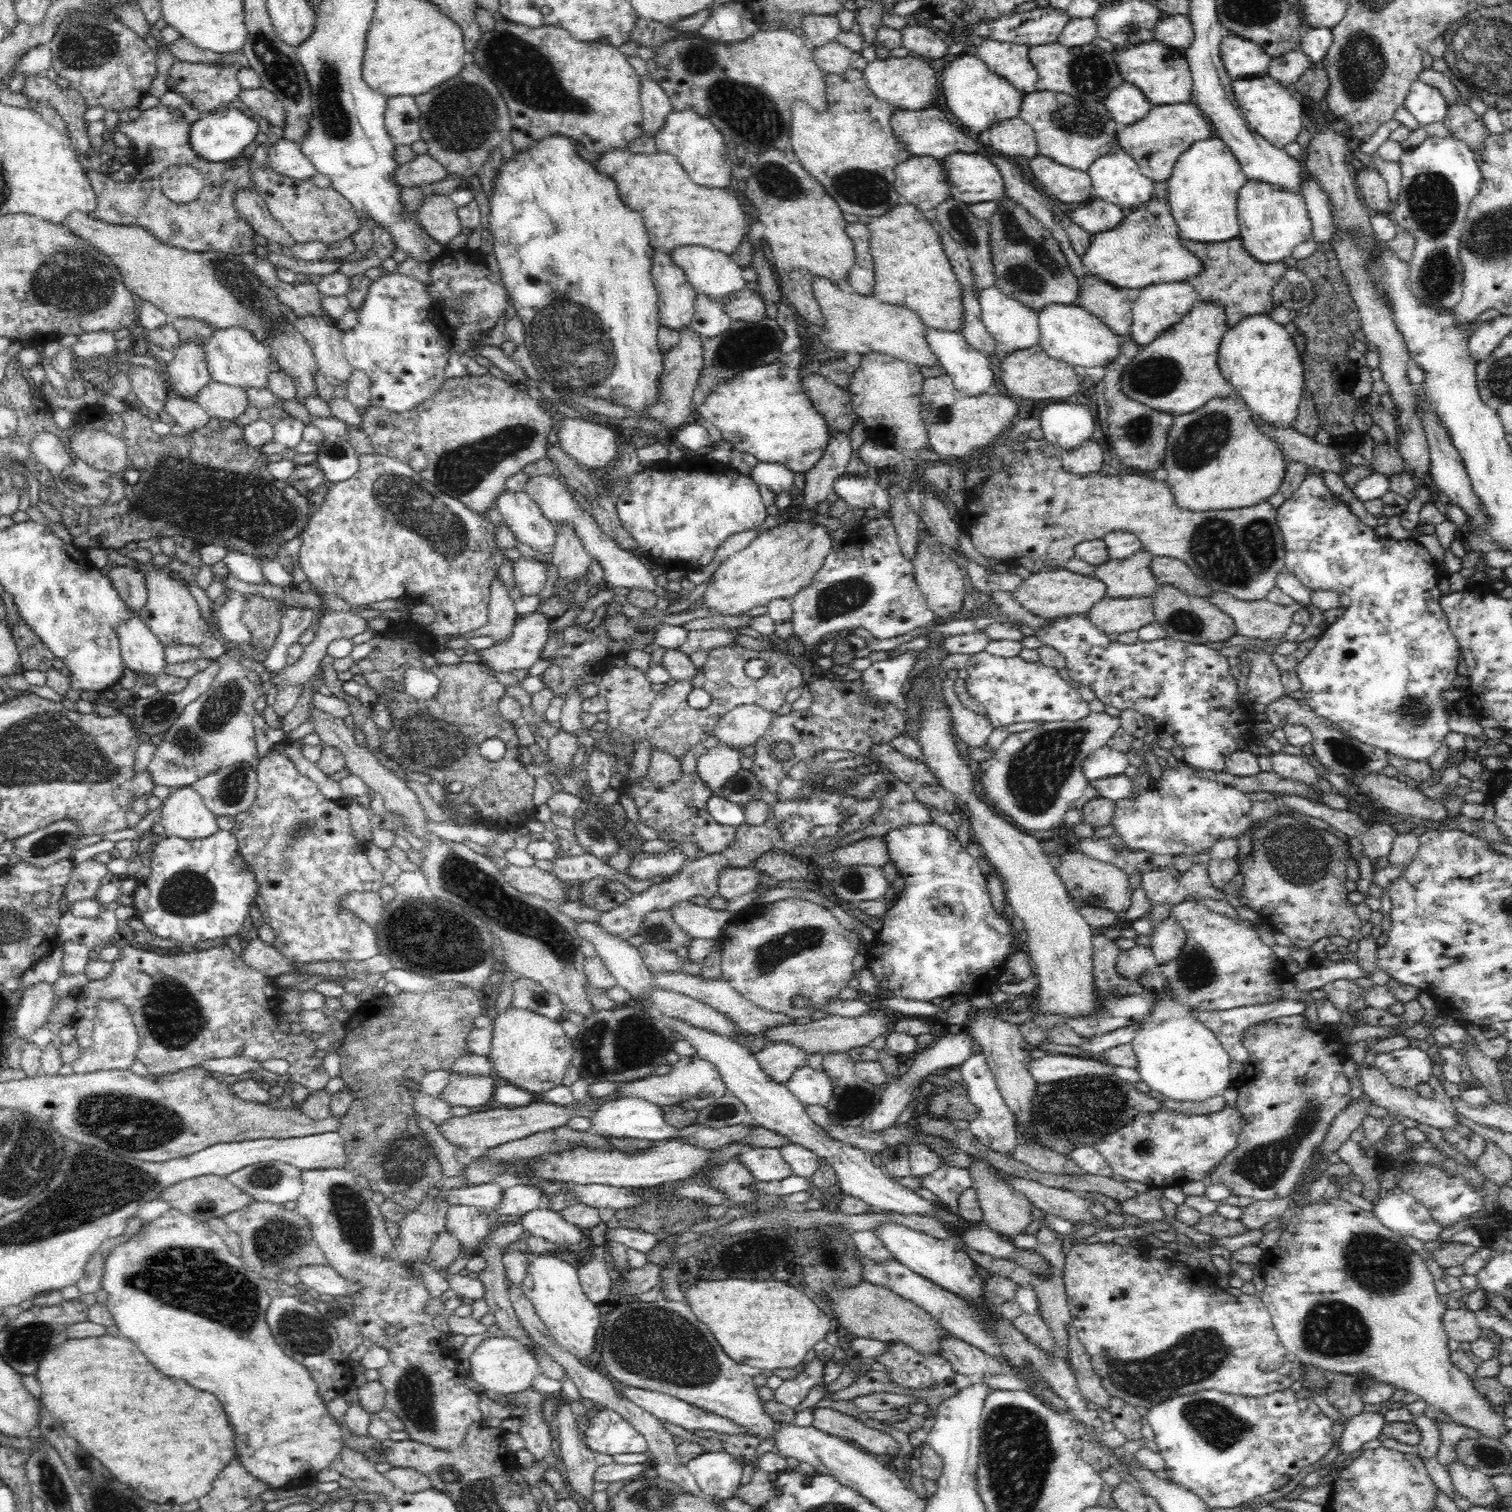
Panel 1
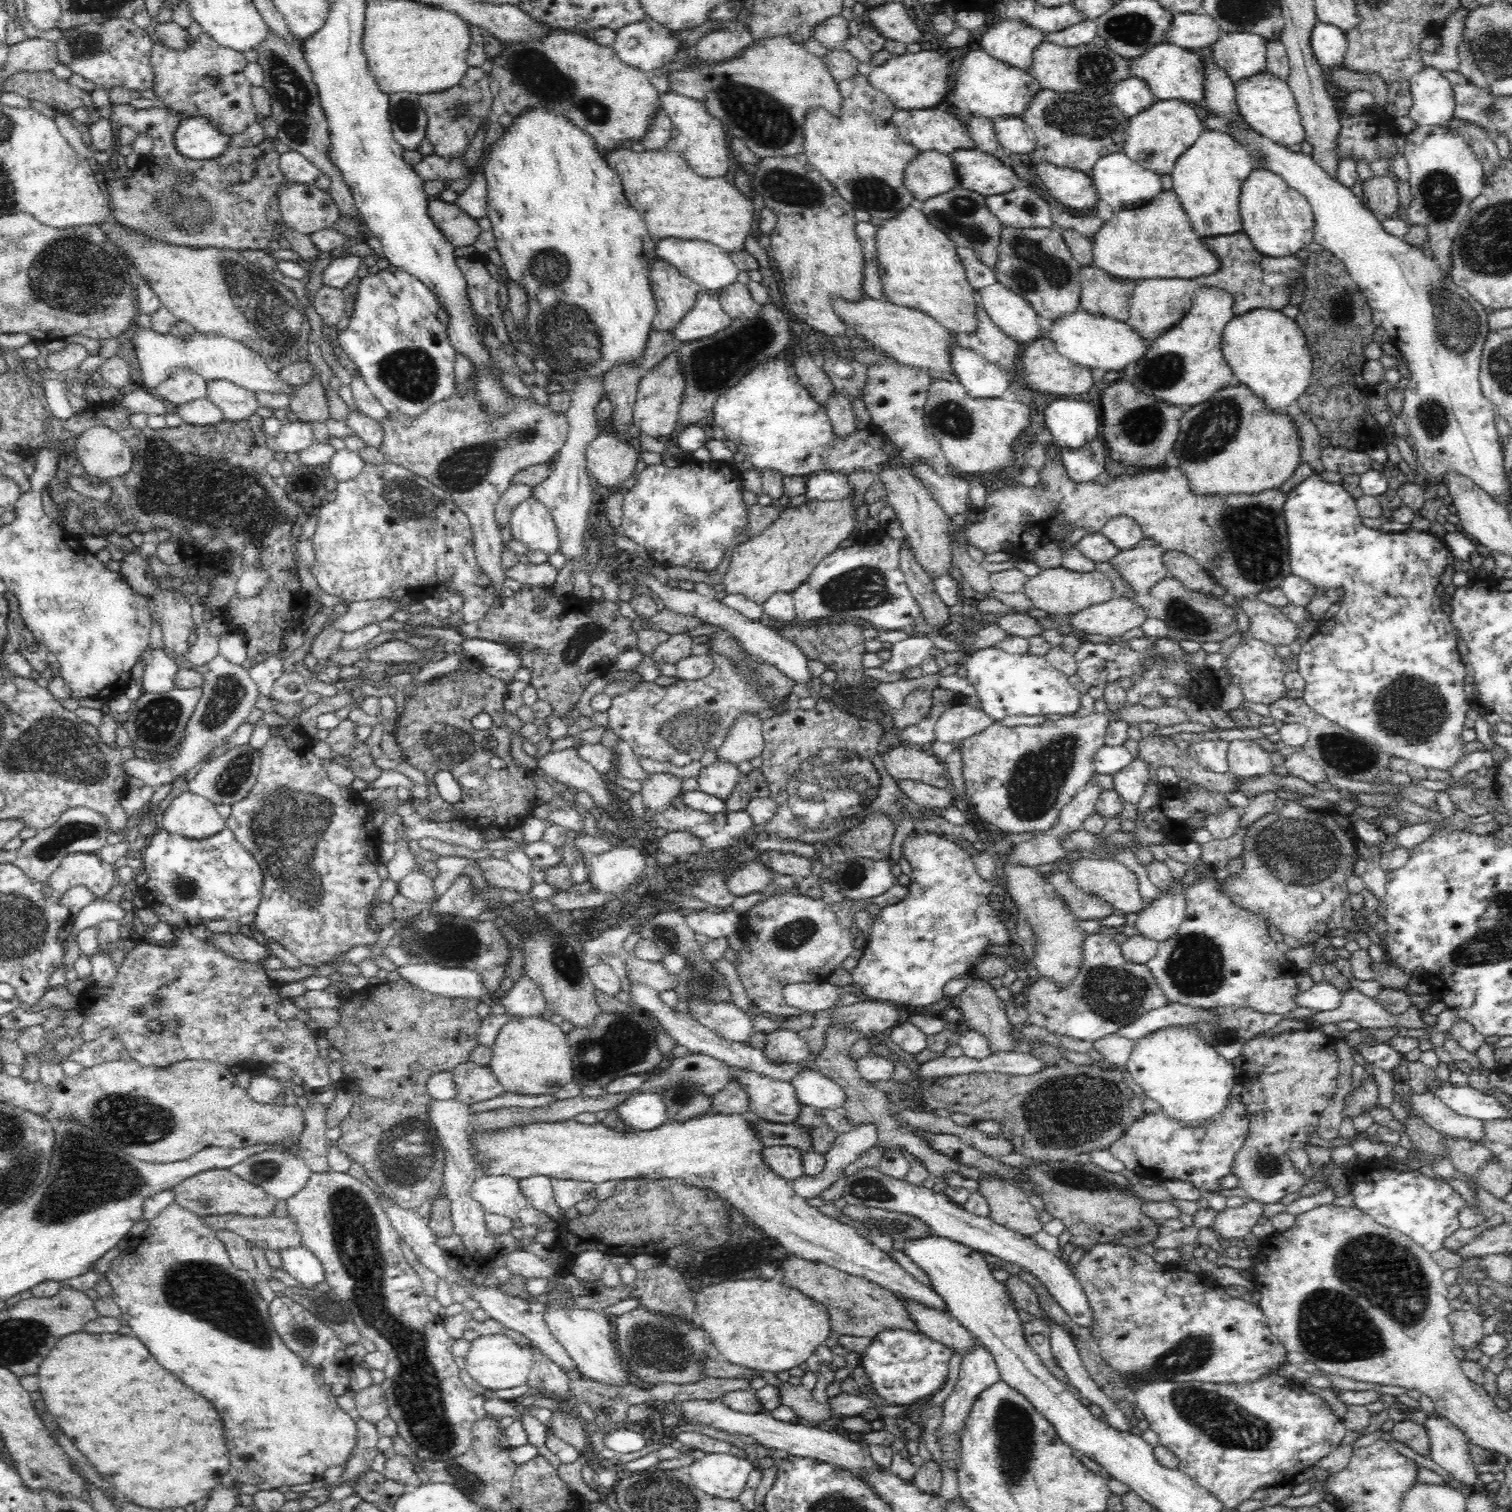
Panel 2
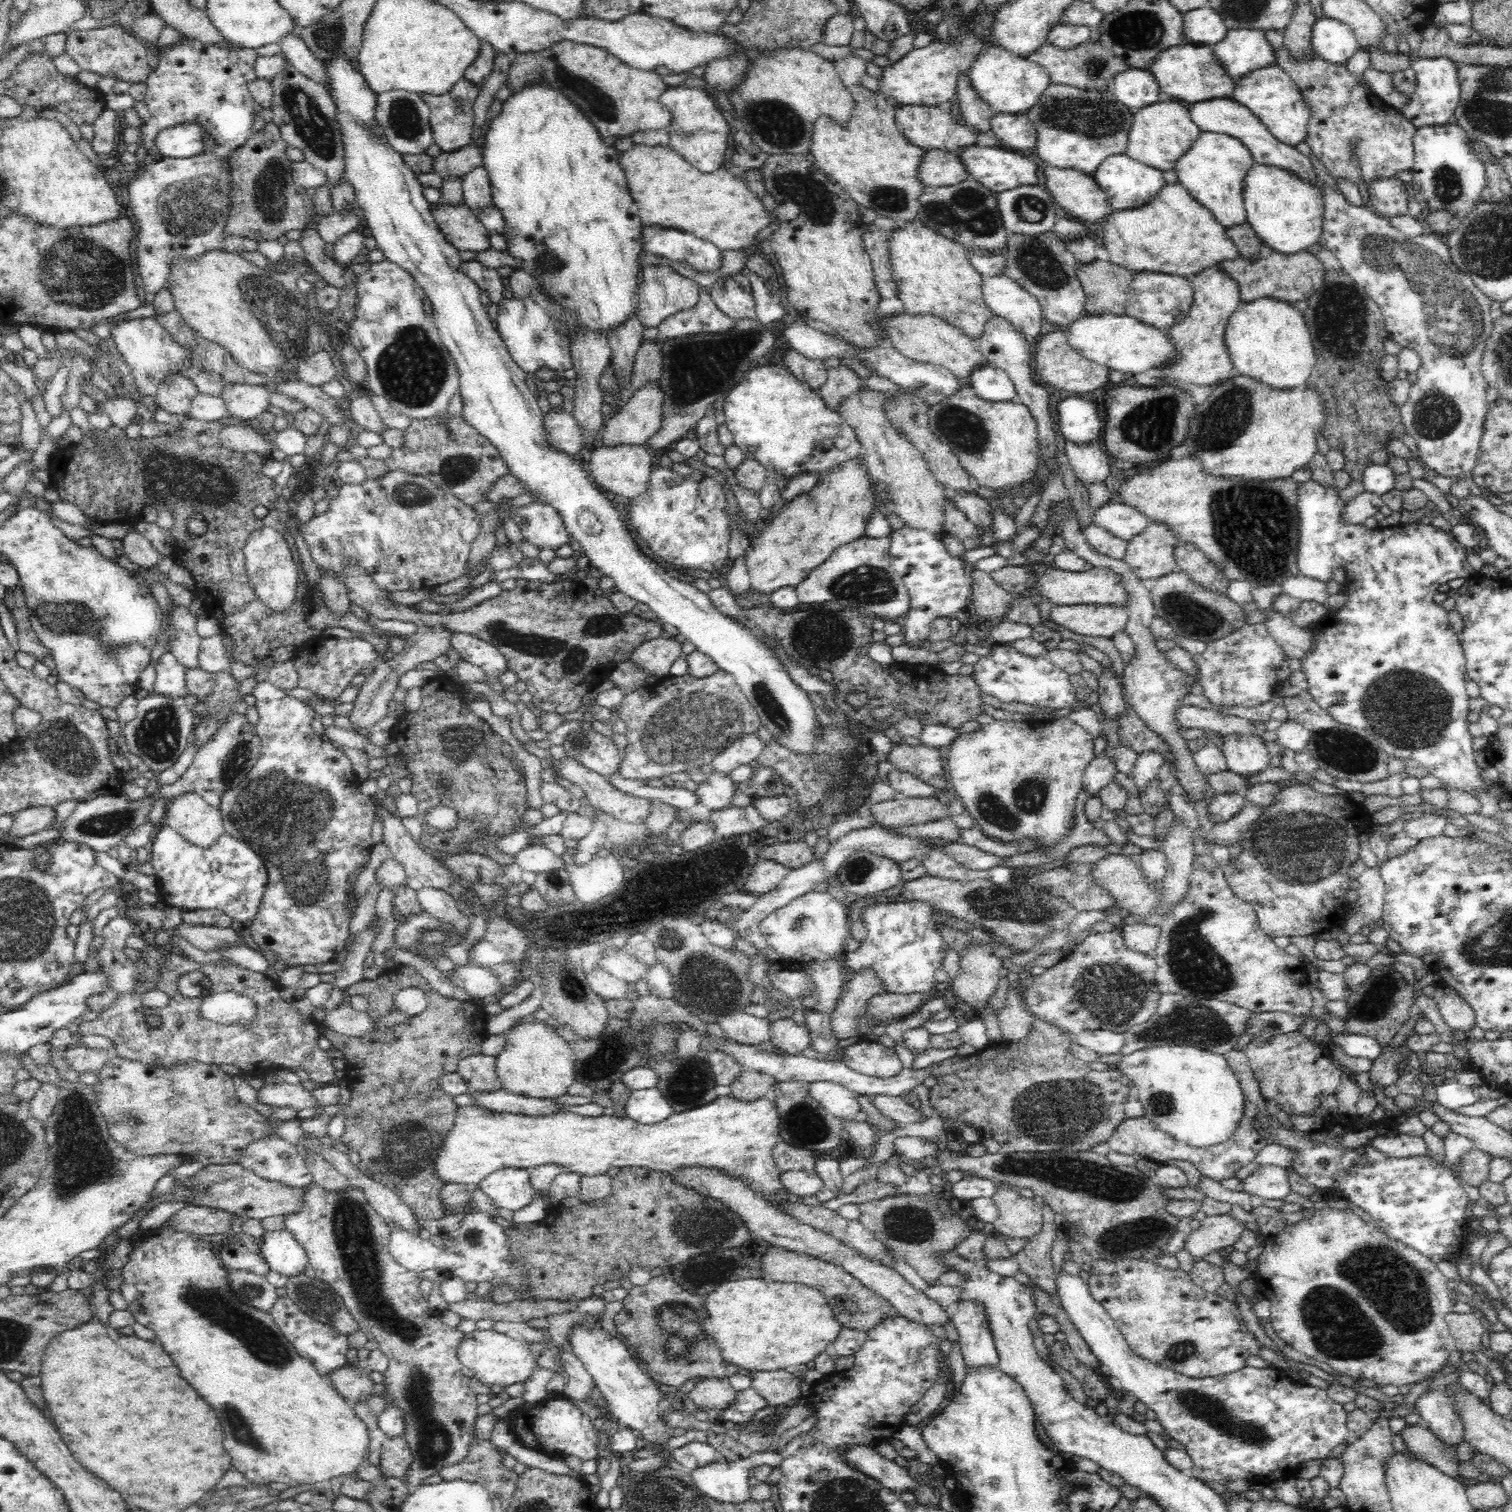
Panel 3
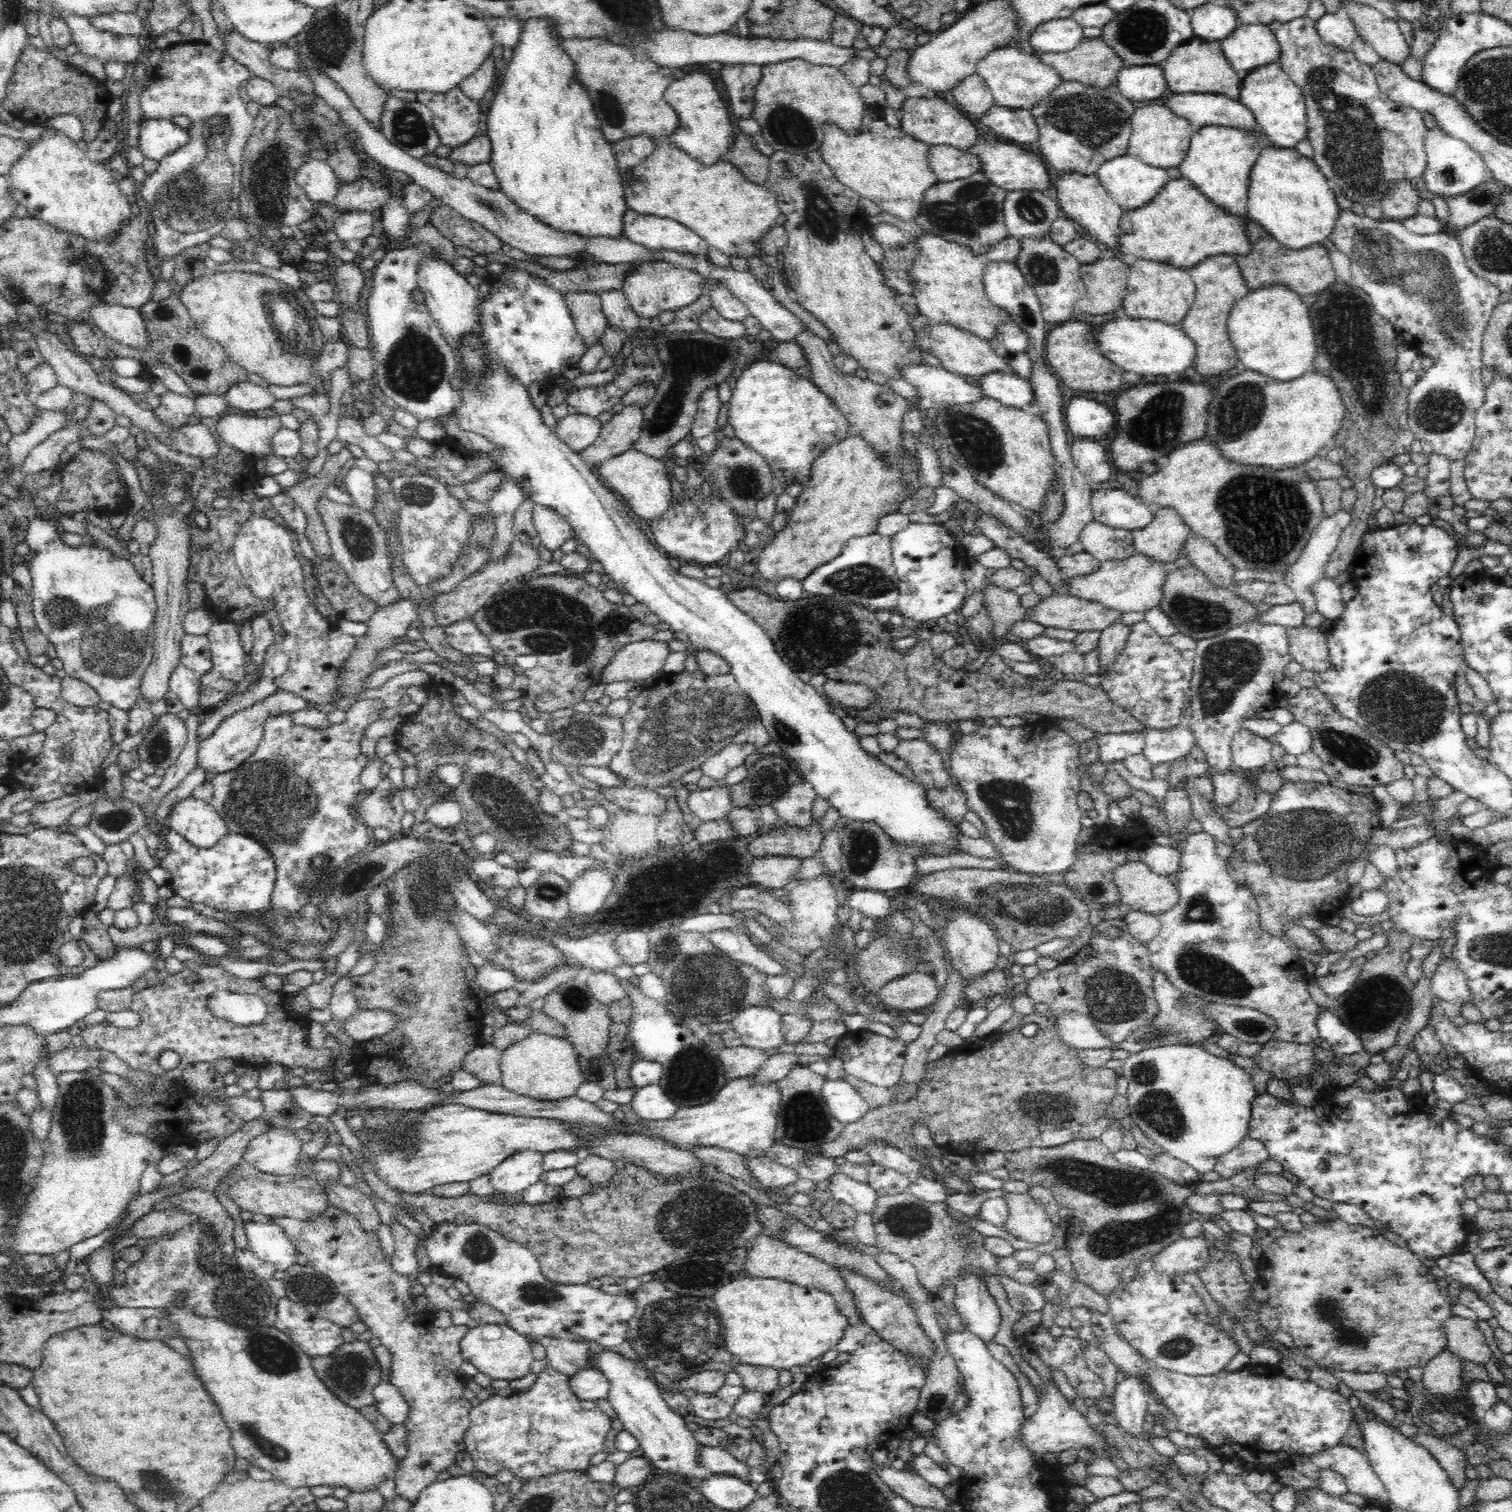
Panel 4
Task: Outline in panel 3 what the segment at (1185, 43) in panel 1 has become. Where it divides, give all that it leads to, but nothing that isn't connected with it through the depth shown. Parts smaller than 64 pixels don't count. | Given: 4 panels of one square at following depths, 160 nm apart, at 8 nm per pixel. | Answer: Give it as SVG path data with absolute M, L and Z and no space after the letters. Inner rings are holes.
M1206 6L1182 14L1184 19L1184 42L1197 45L1215 45L1229 28L1214 9Z

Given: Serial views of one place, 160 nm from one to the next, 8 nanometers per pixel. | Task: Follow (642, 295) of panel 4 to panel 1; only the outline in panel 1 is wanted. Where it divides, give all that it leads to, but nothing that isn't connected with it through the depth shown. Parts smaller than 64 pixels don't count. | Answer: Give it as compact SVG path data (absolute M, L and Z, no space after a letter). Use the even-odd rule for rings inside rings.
M656 250L651 275L658 293L660 325L678 331L689 327L698 294L686 274L676 266L670 254Z

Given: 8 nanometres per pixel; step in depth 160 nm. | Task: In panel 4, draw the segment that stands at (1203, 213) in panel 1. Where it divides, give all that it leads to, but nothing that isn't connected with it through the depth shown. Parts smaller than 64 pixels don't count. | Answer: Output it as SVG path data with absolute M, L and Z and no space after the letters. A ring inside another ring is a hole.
M1222 125L1203 126L1192 135L1188 152L1178 168L1181 175L1188 179L1197 190L1200 190L1210 202L1220 206L1225 213L1244 218L1248 214L1249 174L1262 149L1256 135L1250 131Z

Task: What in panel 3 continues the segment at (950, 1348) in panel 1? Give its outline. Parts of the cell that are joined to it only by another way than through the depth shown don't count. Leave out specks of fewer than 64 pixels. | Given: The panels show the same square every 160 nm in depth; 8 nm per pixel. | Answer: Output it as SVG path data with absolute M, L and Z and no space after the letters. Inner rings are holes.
M712 1169L676 1170L676 1174L672 1176L676 1179L676 1183L700 1192L703 1197L720 1200L732 1215L738 1214L738 1217L746 1224L753 1237L760 1238L770 1245L782 1247L798 1254L808 1254L814 1258L841 1266L848 1271L848 1274L859 1279L869 1290L884 1298L888 1305L892 1305L896 1309L898 1315L922 1323L935 1332L943 1332L943 1325L950 1319L946 1309L930 1300L926 1294L913 1288L910 1282L907 1282L896 1269L868 1259L868 1257L865 1257L855 1248L844 1244L838 1238L834 1238L830 1234L808 1224L800 1223L789 1213L781 1213L781 1210L777 1210L776 1206L770 1206L764 1198L761 1198L760 1194L753 1193L740 1178L730 1178L728 1174L714 1172Z

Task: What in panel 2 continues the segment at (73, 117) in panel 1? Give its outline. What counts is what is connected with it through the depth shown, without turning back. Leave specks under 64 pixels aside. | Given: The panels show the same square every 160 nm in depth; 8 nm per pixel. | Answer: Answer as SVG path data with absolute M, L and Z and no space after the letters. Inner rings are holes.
M21 70L16 74L13 74L3 85L2 92L15 92L16 94L20 94L20 96L24 96L30 101L36 100L40 102L44 102L52 107L54 107L58 113L64 113L66 115L71 114L72 110L76 110L76 108L84 107L89 111L90 122L88 124L82 123L78 124L77 128L81 133L81 137L83 141L90 147L92 144L92 137L90 134L90 127L100 118L98 115L98 109L94 107L92 103L92 99L90 96L90 91L84 91L78 87L74 87L66 81L66 79L61 80L58 79L52 71L36 71L36 72L28 72L26 70Z

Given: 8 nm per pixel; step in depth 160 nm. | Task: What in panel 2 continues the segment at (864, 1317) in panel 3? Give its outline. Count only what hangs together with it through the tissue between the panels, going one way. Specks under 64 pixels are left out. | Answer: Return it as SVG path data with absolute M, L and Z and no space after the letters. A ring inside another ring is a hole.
M786 1255L779 1264L783 1274L780 1282L793 1286L809 1298L820 1302L829 1312L832 1330L839 1335L873 1339L886 1329L918 1332L915 1319L906 1305L892 1291L861 1276L854 1276L820 1262L806 1261L796 1255Z

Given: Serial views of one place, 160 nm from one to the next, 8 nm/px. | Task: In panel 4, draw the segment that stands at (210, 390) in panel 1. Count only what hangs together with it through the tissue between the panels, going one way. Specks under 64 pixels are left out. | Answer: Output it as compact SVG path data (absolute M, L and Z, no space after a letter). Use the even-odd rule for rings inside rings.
M242 381L231 386L225 397L230 407L239 408L241 412L271 408L276 400L267 387L249 381Z

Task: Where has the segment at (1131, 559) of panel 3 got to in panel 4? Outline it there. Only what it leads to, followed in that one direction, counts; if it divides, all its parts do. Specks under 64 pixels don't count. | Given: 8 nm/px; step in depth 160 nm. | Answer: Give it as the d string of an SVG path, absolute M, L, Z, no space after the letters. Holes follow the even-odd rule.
M1158 509L1144 528L1133 531L1136 553L1163 564L1163 570L1171 573L1177 569L1174 560L1189 537L1188 525L1184 524L1176 509Z

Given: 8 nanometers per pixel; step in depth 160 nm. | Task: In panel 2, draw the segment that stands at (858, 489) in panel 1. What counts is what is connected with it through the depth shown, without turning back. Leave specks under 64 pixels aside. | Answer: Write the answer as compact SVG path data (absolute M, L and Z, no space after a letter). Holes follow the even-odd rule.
M820 470L806 475L804 496L818 501L839 501L853 494L848 474Z

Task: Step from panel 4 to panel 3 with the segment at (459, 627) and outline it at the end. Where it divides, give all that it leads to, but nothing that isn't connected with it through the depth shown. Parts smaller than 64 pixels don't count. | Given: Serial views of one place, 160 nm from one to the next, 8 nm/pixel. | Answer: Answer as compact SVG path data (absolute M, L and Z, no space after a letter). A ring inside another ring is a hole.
M454 633L451 636L451 646L460 655L462 661L468 661L479 668L488 676L489 683L496 693L505 691L499 676L507 672L507 658L499 653L494 644L488 644L474 635Z

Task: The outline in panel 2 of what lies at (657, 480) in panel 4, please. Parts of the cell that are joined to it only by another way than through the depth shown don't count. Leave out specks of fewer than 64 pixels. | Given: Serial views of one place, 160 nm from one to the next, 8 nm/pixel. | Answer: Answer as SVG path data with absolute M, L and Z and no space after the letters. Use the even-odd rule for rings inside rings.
M608 433L598 434L585 450L590 476L606 488L620 488L632 476L636 476L638 459L637 445L628 445Z

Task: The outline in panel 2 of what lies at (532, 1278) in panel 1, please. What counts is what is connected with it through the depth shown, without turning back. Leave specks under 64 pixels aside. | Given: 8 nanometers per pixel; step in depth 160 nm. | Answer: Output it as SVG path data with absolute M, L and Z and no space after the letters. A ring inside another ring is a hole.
M568 1288L550 1290L538 1298L538 1302L546 1302L546 1314L543 1314L546 1325L550 1326L550 1333L568 1351L577 1366L577 1374L584 1379L592 1379L610 1386L624 1386L629 1384L628 1371L624 1371L624 1363L620 1361L620 1353L616 1345L612 1344L610 1317L599 1311L588 1311L586 1308L576 1308L572 1303Z

